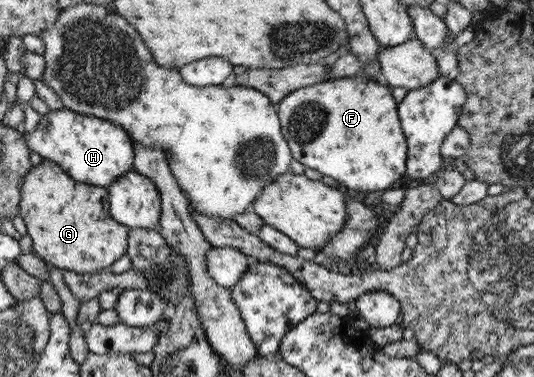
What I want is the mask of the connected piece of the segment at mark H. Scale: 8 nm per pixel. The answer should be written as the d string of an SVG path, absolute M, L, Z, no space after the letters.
M63 106L41 115L33 132L23 132L23 142L42 159L57 164L72 180L91 186L108 188L113 179L127 173L133 164L131 139L122 127L93 115L75 113Z

